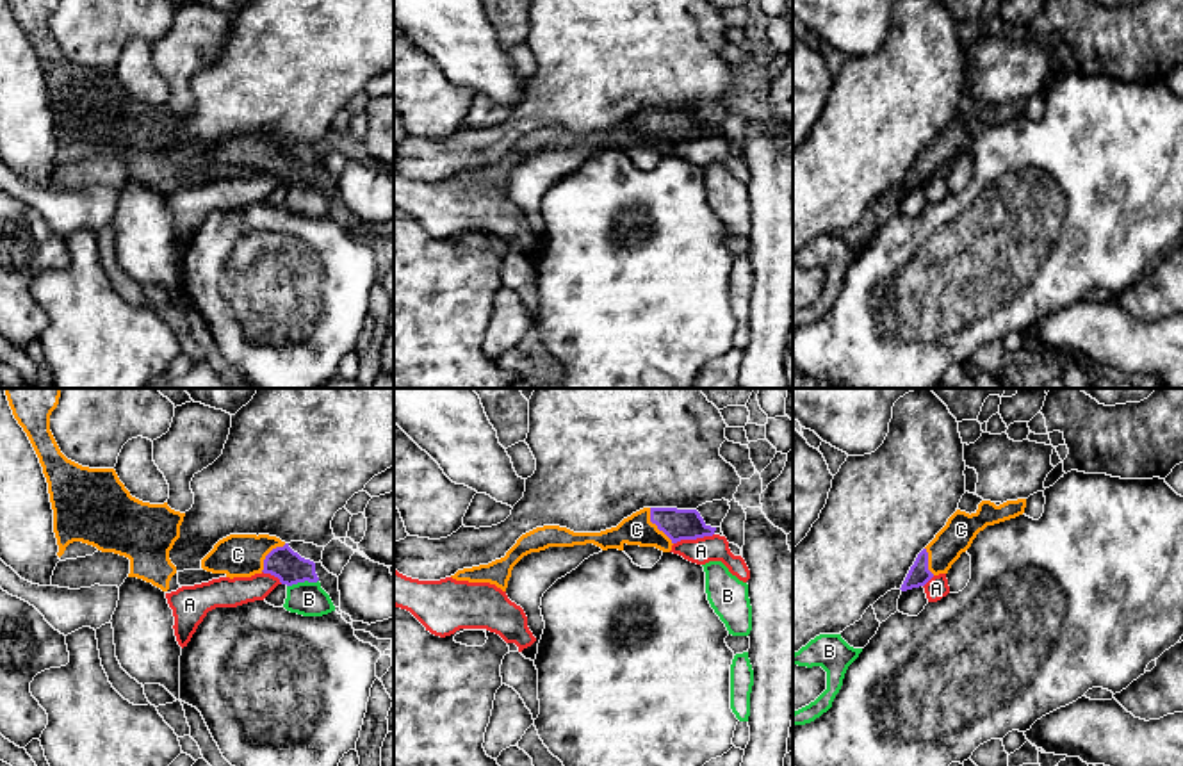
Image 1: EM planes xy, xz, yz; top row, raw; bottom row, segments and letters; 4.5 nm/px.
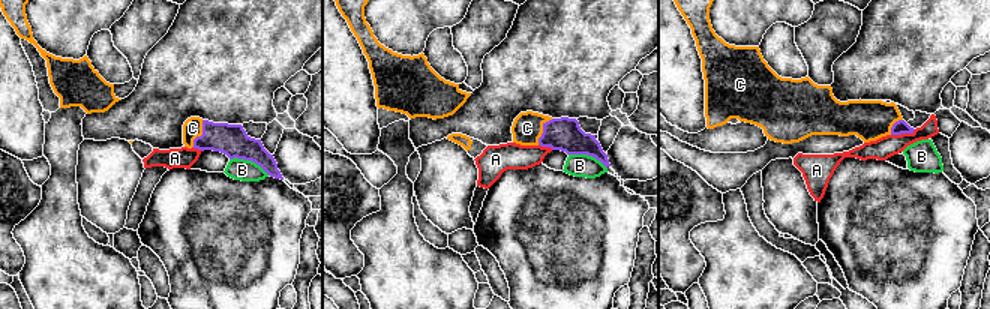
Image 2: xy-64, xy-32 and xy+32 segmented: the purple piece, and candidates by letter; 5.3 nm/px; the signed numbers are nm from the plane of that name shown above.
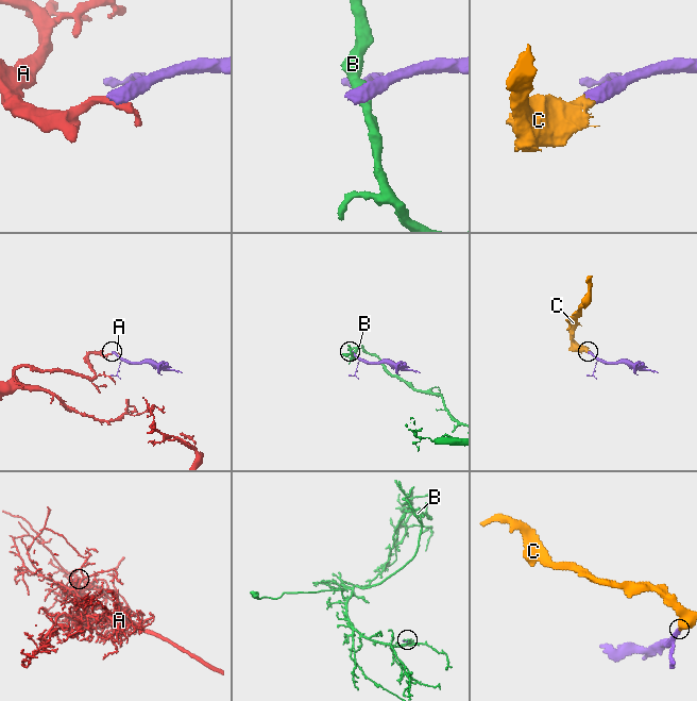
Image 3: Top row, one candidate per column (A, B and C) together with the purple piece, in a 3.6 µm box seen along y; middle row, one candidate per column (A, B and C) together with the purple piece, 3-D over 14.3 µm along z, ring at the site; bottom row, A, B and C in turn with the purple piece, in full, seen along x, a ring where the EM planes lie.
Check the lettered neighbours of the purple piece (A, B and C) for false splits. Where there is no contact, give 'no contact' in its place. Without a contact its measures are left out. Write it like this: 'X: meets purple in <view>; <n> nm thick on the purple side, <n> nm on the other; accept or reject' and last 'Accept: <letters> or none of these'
A: meets purple in xz; 140 nm thick on the purple side, 120 nm on the other; reject
B: meets purple in xy; 150 nm thick on the purple side, 160 nm on the other; reject
C: meets purple in xz; 140 nm thick on the purple side, 140 nm on the other; accept
Accept: C

